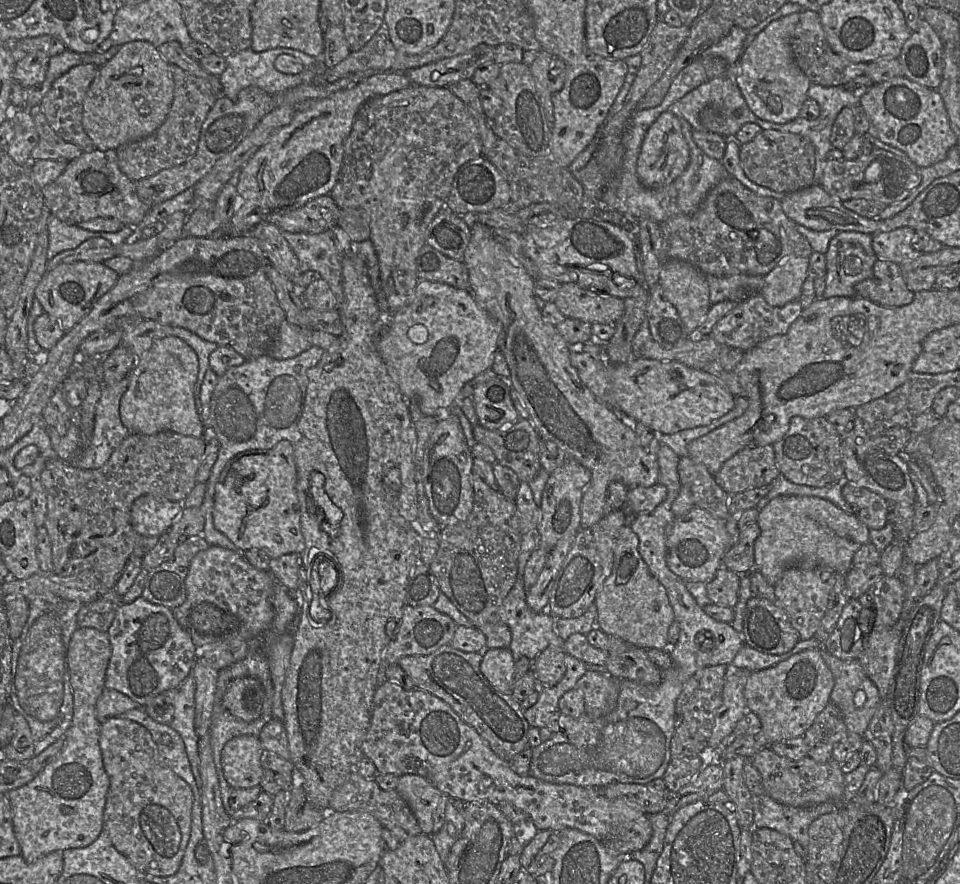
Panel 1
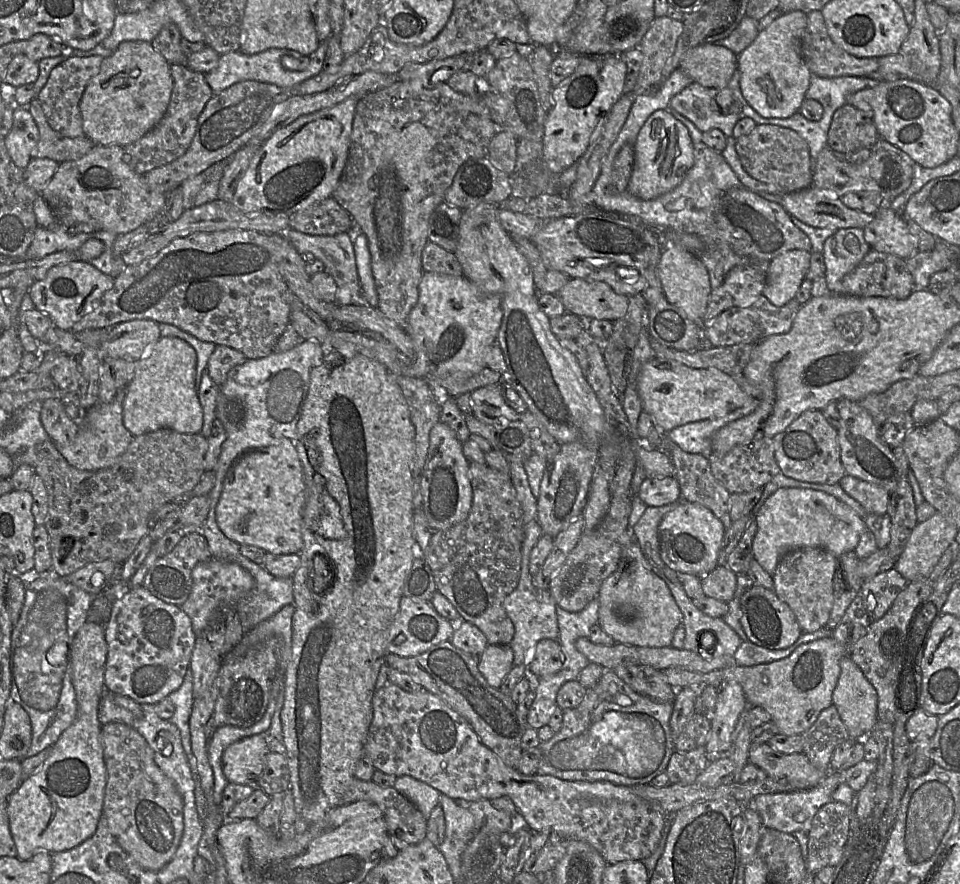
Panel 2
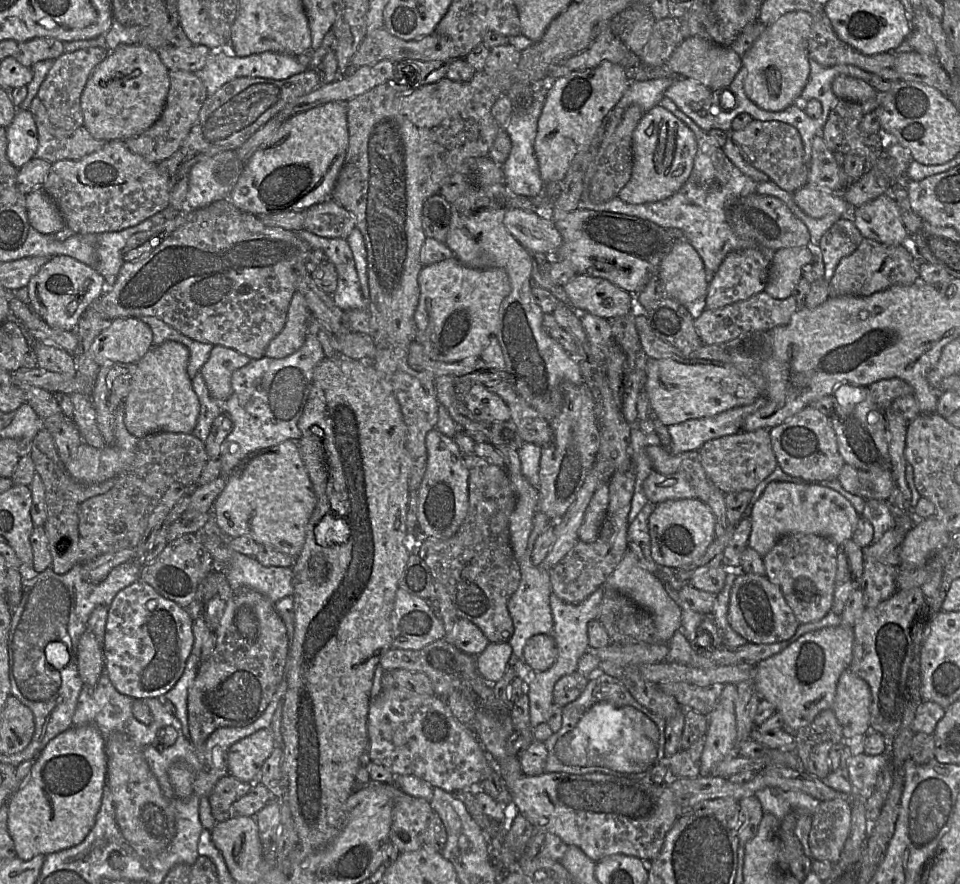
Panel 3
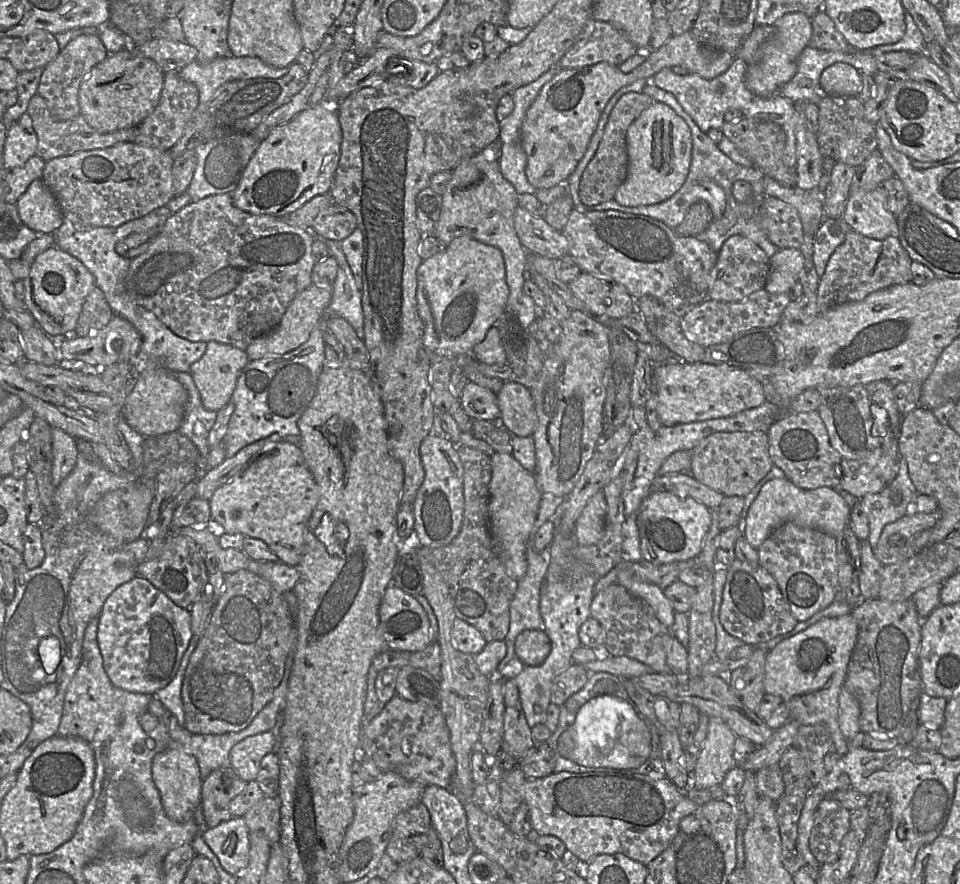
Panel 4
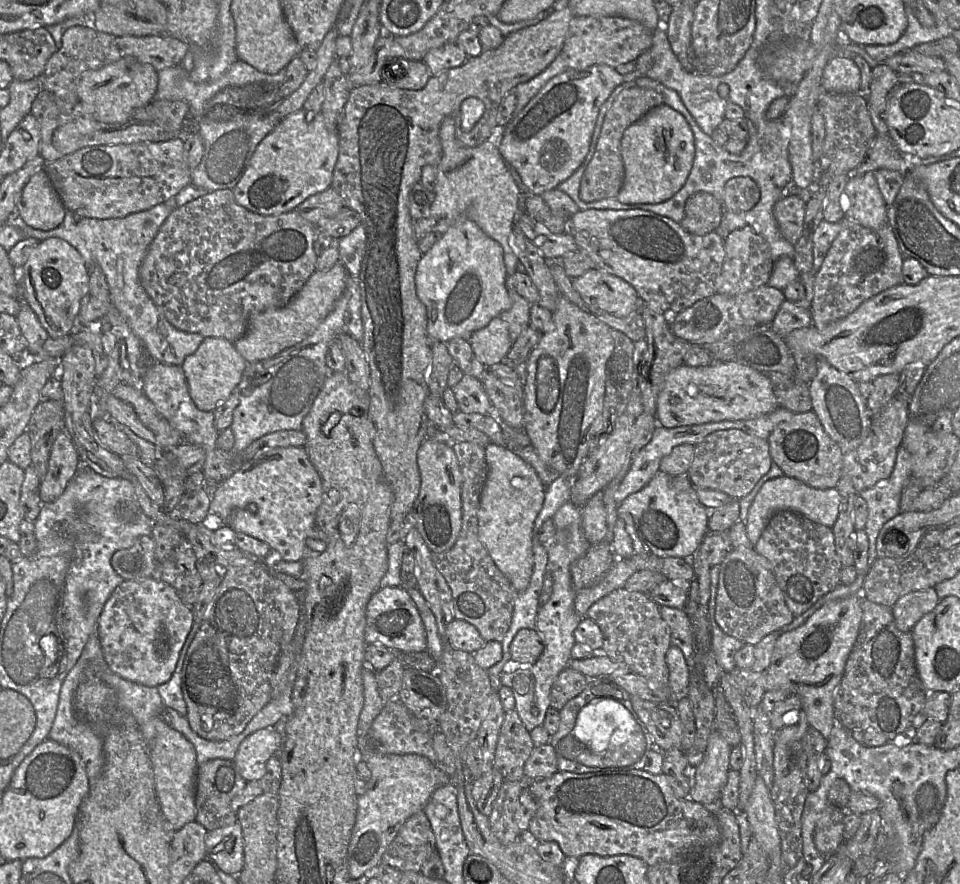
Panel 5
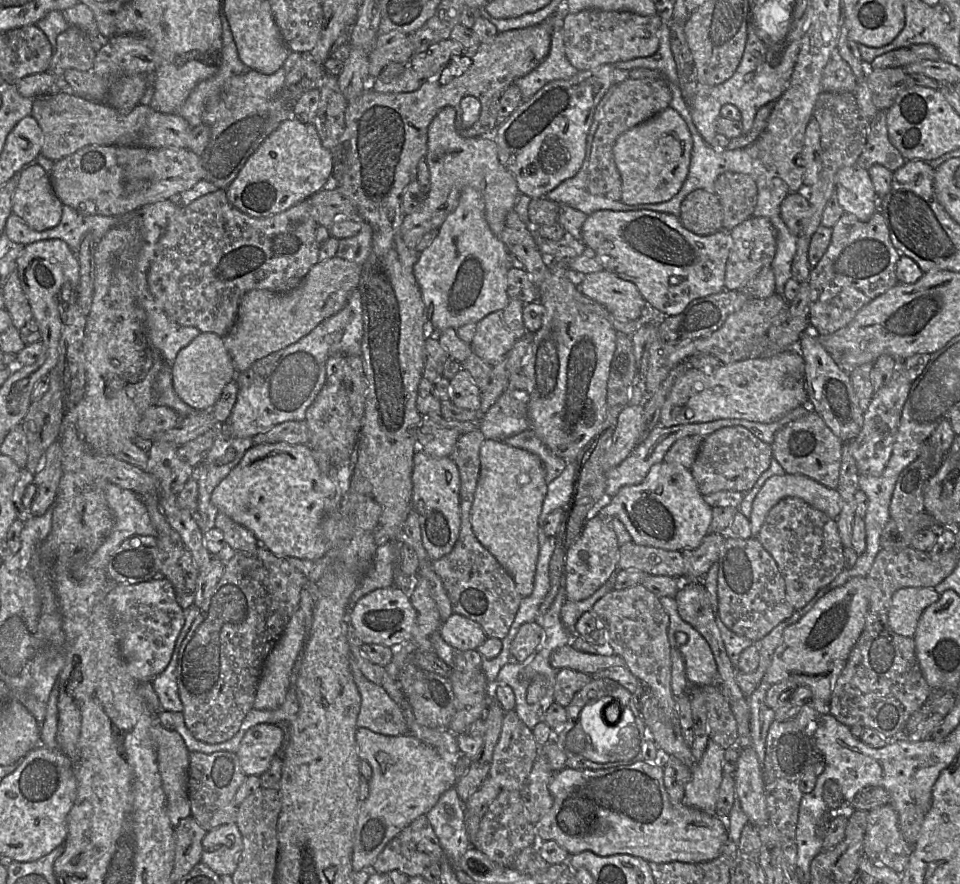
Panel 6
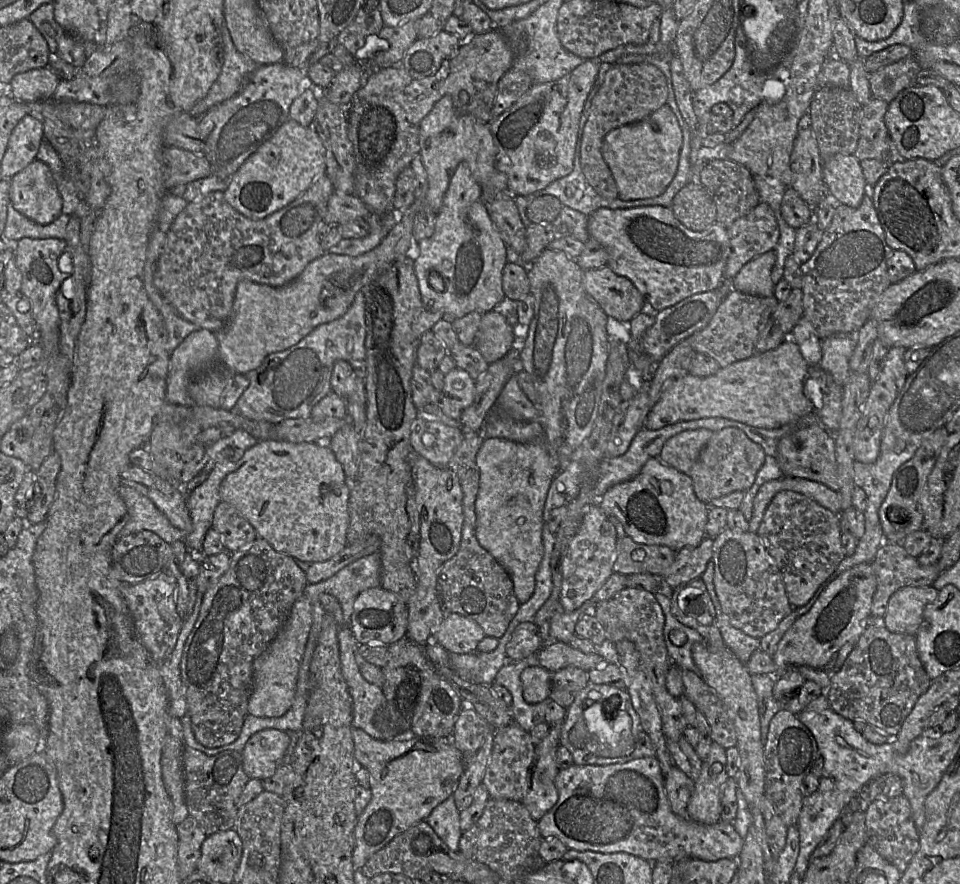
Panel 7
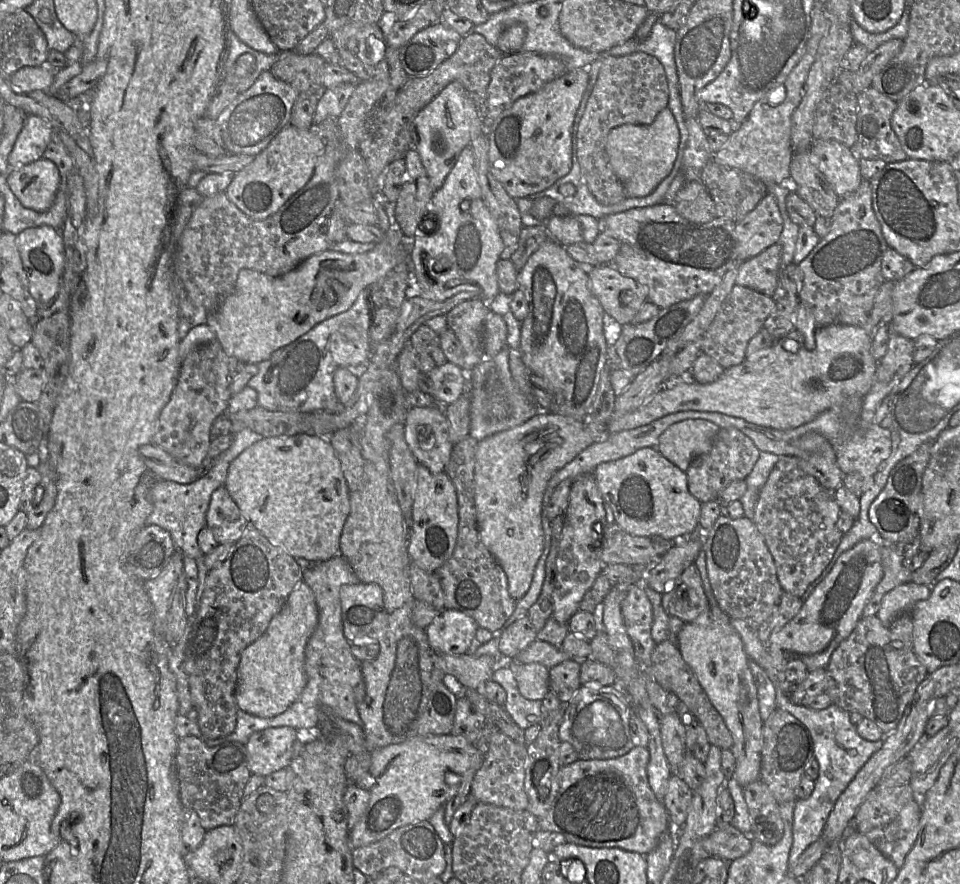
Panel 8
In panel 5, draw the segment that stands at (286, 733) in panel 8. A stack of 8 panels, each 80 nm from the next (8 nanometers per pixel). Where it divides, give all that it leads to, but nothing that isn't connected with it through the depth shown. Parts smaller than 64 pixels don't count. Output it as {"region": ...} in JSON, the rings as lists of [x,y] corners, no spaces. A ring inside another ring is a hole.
{"region":[[[274,727],[263,728],[248,735],[238,746],[233,761],[245,781],[259,781],[266,773],[266,763],[276,754],[280,734]]]}

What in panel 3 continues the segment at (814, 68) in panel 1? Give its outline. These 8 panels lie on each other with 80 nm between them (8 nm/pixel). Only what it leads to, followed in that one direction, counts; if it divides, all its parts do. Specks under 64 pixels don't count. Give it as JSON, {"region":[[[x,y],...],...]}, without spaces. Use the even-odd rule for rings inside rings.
{"region":[[[819,11],[812,15],[808,57],[824,67],[853,65],[869,73],[876,73],[893,68],[896,54],[865,55],[859,52],[838,38],[827,15]]]}

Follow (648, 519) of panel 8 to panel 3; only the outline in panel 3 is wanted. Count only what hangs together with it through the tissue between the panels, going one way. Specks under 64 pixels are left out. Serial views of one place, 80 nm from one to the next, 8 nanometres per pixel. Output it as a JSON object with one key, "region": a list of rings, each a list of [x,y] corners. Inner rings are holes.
{"region":[[[697,498],[658,503],[648,521],[651,556],[659,565],[680,568],[702,556],[714,542],[715,516],[711,508]]]}

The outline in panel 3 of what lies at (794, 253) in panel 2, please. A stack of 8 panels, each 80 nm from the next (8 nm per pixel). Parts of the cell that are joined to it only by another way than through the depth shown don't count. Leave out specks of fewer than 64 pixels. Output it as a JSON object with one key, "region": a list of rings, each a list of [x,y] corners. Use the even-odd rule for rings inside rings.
{"region":[[[808,247],[781,248],[770,260],[769,276],[764,291],[775,299],[792,296],[804,267],[811,264],[813,254]]]}

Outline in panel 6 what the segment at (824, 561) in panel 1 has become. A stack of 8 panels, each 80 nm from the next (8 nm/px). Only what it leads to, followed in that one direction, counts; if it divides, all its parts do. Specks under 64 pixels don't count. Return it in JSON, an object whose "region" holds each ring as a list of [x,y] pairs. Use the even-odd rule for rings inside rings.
{"region":[[[783,474],[775,475],[768,478],[761,489],[755,496],[752,504],[752,510],[750,517],[748,518],[750,523],[751,535],[758,537],[759,531],[765,521],[768,512],[773,506],[775,506],[780,500],[787,497],[797,497],[804,500],[811,507],[822,511],[831,519],[837,520],[841,508],[842,499],[836,489],[828,488],[817,481],[800,474]]]}

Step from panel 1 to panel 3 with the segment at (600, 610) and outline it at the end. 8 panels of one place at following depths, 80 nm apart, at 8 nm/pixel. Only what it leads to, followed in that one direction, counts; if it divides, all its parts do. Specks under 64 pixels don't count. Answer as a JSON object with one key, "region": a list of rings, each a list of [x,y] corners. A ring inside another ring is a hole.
{"region":[[[626,550],[619,565],[606,579],[604,587],[621,592],[652,615],[656,627],[657,642],[669,643],[674,633],[680,629],[681,607],[669,596],[663,582],[645,569],[639,563],[637,555],[631,550]]]}

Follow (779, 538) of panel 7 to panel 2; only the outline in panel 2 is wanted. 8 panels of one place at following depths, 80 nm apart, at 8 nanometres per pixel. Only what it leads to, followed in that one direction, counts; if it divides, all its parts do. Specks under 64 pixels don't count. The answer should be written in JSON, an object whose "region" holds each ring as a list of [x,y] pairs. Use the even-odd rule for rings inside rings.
{"region":[[[804,547],[785,554],[772,575],[774,592],[792,612],[802,632],[815,632],[827,624],[833,606],[833,578],[838,558],[821,548]]]}

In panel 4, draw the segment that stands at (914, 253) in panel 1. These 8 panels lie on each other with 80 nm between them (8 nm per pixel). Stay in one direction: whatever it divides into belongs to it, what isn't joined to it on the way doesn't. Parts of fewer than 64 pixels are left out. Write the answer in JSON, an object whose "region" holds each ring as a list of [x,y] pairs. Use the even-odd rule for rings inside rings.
{"region":[[[882,185],[870,191],[850,192],[843,218],[851,229],[866,237],[898,237],[896,216],[888,209],[888,194]]]}

